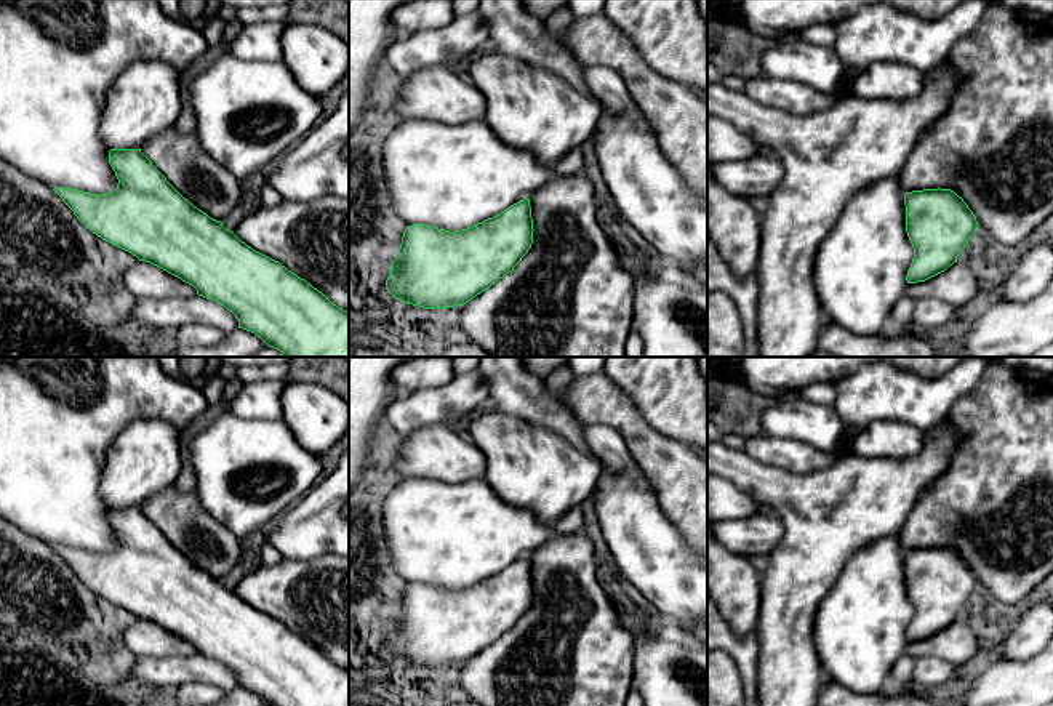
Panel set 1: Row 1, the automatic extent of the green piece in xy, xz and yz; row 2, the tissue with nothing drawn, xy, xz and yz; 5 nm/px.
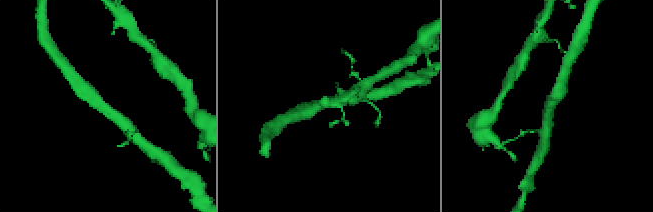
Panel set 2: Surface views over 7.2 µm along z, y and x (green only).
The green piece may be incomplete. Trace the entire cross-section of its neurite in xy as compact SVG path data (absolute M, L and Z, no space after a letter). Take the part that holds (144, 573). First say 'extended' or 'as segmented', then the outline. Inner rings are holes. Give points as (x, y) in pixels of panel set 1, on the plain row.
as segmented; M110 507L109 522L118 538L109 552L53 548L86 588L192 644L198 655L224 664L238 679L238 687L254 692L269 706L349 706L347 669L194 565L141 507Z

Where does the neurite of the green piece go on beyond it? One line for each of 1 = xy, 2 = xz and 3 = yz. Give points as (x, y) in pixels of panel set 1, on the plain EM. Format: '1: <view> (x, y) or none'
1: none
2: none
3: none

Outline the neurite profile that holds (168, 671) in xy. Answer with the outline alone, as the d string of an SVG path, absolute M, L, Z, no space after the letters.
M198 653L162 658L138 656L131 679L152 687L171 687L174 690L190 682L211 684L226 693L238 687L238 679L232 671Z

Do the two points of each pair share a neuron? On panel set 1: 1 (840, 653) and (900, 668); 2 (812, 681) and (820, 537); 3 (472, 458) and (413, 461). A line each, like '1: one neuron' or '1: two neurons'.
1: two neurons
2: one neuron
3: one neuron

